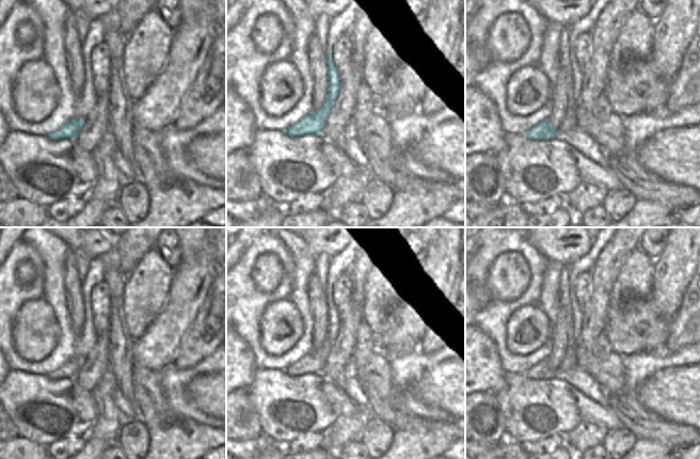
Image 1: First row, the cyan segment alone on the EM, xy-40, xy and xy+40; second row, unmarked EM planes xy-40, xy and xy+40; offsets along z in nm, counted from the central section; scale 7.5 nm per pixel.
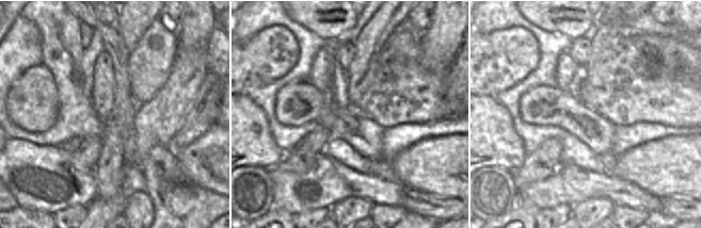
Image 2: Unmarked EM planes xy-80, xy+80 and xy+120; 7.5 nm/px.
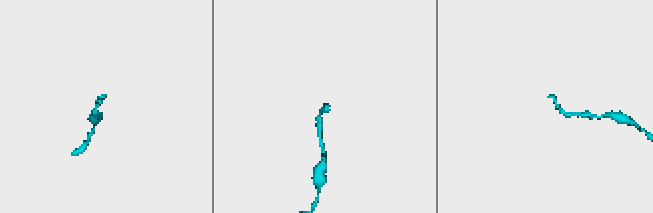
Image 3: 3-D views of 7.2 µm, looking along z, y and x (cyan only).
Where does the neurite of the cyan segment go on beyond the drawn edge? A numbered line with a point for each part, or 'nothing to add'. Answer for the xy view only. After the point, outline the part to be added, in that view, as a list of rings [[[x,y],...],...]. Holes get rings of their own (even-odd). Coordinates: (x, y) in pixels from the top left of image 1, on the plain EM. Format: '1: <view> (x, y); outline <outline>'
1: xy (317, 297); outline [[[315,272],[308,280],[308,305],[313,316],[313,349],[320,349],[328,335],[328,304]]]

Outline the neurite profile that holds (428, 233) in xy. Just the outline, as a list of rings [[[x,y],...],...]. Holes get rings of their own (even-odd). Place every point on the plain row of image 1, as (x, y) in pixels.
[[[418,227],[424,235],[424,241],[429,242],[435,235],[439,227]]]

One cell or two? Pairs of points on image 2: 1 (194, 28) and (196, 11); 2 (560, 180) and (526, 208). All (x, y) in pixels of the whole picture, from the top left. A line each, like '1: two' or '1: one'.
1: one
2: two

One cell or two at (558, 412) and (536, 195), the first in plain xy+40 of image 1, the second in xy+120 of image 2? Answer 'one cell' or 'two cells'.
one cell

